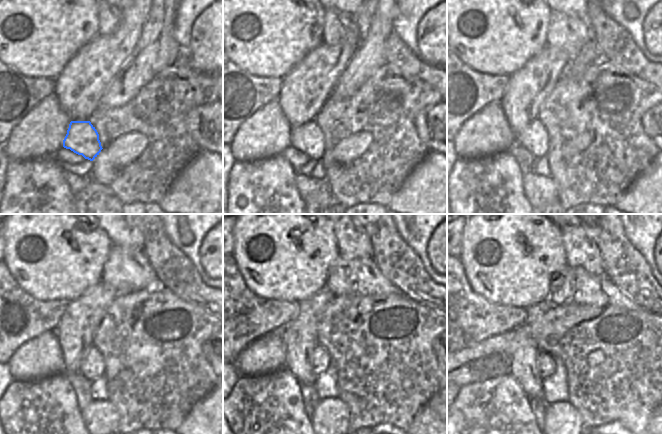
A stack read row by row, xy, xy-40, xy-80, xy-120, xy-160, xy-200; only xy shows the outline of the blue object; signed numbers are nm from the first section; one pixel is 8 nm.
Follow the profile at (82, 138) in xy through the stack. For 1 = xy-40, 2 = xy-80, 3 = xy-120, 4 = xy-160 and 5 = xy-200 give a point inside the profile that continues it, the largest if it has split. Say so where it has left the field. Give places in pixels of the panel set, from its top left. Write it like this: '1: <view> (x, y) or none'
1: xy-40 (309, 139)
2: xy-80 (535, 138)
3: xy-120 (92, 367)
4: xy-160 (321, 359)
5: xy-200 (545, 362)

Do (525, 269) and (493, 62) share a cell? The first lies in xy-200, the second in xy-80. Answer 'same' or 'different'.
same

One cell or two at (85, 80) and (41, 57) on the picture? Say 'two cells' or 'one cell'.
two cells

